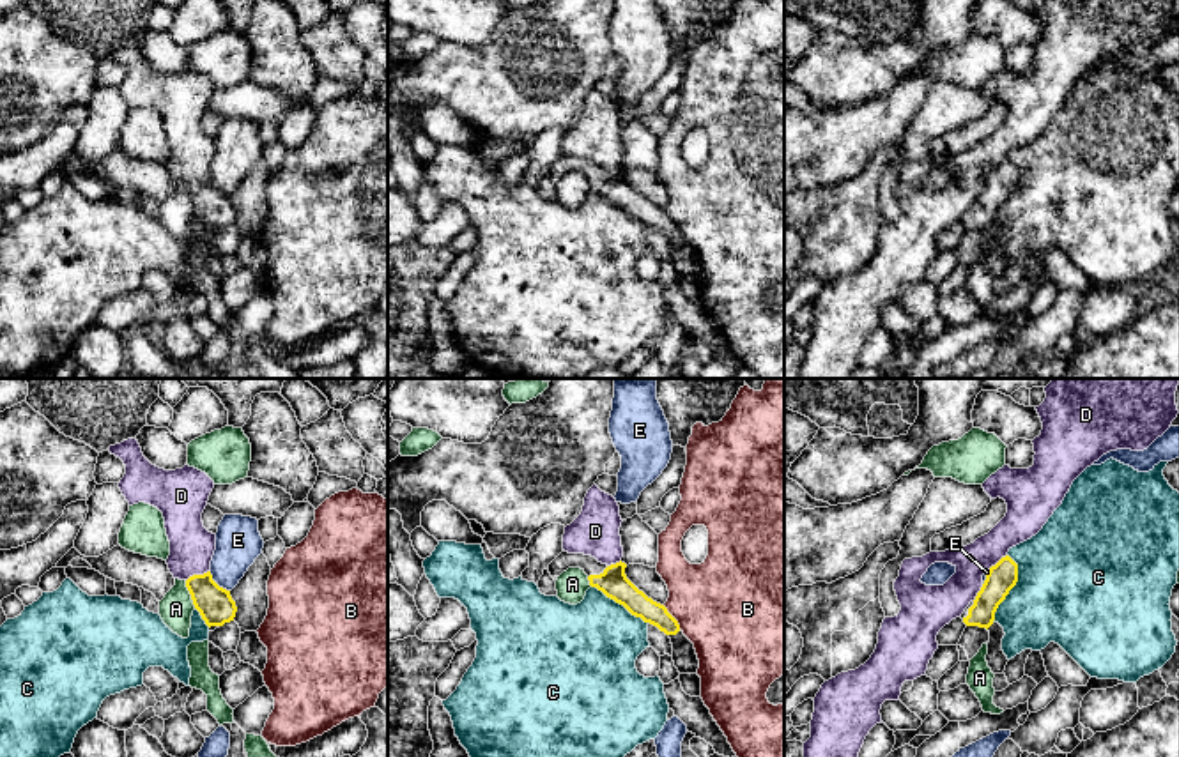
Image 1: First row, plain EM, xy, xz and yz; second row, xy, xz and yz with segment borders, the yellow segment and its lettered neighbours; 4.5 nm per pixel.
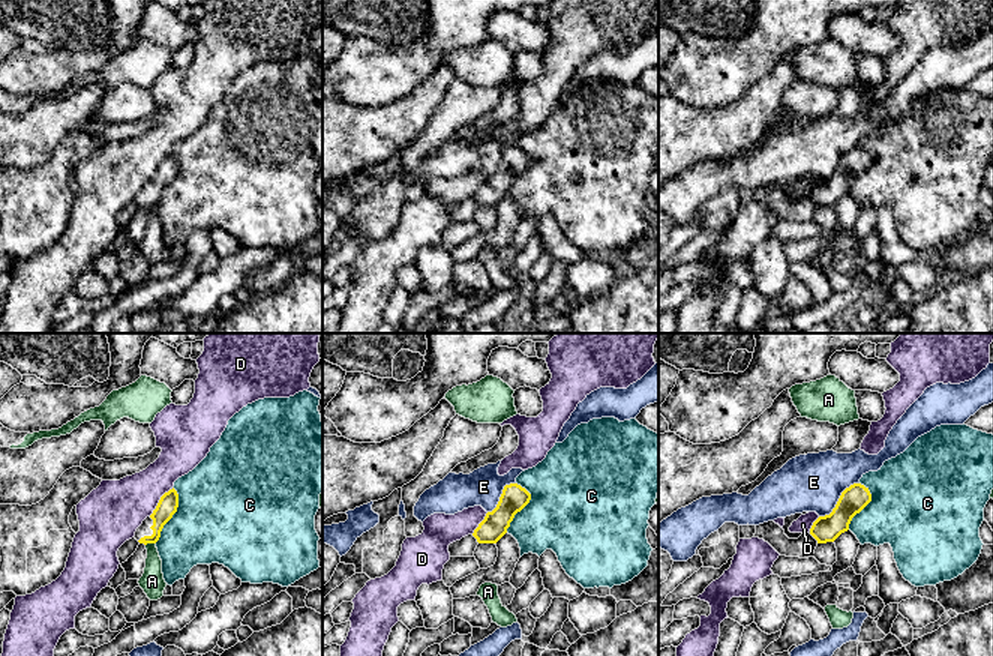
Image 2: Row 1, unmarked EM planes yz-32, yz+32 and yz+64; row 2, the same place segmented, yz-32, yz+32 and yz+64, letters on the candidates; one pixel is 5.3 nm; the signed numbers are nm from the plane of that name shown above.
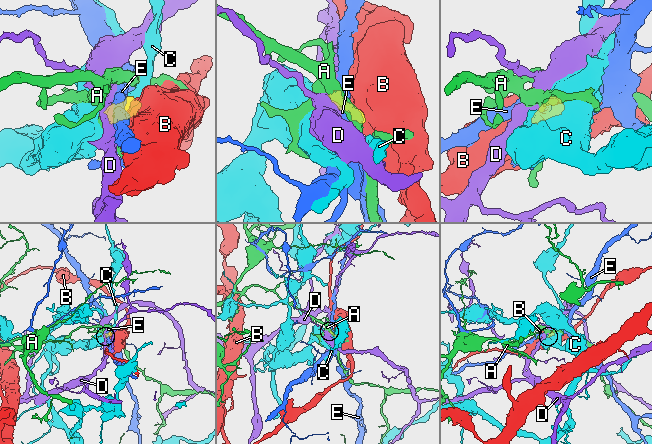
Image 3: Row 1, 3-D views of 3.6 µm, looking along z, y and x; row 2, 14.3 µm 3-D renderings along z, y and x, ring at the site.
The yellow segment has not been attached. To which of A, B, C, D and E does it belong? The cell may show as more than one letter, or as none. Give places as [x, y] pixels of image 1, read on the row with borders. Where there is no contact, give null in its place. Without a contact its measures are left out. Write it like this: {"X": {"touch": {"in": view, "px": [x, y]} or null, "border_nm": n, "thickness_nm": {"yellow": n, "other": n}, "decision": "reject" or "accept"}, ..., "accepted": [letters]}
{"A": {"touch": {"in": "xy", "px": [190, 593]}, "border_nm": 140, "thickness_nm": {"yellow": 160, "other": 160}, "decision": "reject"}, "B": {"touch": {"in": "xz", "px": [673, 618]}, "border_nm": 140, "thickness_nm": {"yellow": 110, "other": 460}, "decision": "reject"}, "C": {"touch": {"in": "yz", "px": [1013, 586]}, "border_nm": 320, "thickness_nm": {"yellow": 140, "other": 480}, "decision": "reject"}, "D": {"touch": {"in": "xy", "px": [197, 575]}, "border_nm": 120, "thickness_nm": {"yellow": 160, "other": 200}, "decision": "reject"}, "E": {"touch": {"in": "xy", "px": [216, 584]}, "border_nm": 130, "thickness_nm": {"yellow": 160, "other": 200}, "decision": "reject"}, "accepted": []}

